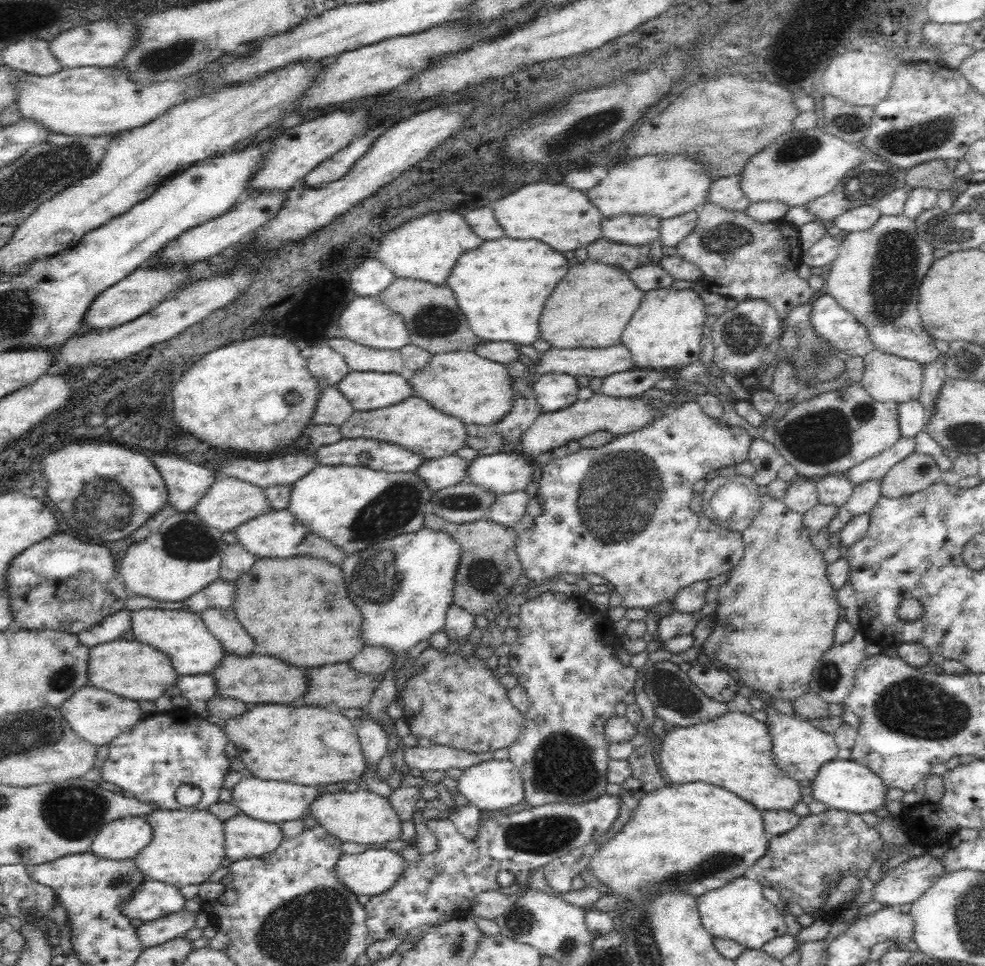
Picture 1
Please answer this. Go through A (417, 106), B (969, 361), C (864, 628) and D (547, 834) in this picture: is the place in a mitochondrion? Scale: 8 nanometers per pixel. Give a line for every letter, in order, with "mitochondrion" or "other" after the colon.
A: other
B: mitochondrion
C: other
D: mitochondrion

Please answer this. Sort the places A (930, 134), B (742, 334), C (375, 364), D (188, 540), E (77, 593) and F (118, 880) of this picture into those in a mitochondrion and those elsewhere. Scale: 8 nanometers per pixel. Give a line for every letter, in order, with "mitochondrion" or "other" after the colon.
A: mitochondrion
B: mitochondrion
C: other
D: mitochondrion
E: mitochondrion
F: mitochondrion

